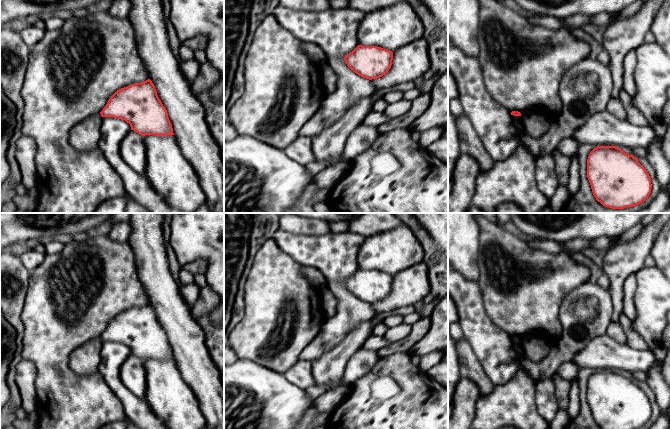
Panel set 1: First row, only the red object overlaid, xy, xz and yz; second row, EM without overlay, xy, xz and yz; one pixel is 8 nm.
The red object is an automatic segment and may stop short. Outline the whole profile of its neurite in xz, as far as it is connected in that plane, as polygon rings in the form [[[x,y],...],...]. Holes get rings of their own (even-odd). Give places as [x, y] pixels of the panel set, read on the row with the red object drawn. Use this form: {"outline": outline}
{"outline": [[[358,45],[344,57],[344,60],[356,74],[372,80],[382,77],[389,71],[393,52],[377,46]]]}

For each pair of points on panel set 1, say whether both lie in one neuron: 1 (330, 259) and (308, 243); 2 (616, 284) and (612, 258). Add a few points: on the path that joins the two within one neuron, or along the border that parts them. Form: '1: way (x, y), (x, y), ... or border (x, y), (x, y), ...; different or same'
1: way (325, 254), (313, 248); same
2: way (616, 278), (616, 264); same

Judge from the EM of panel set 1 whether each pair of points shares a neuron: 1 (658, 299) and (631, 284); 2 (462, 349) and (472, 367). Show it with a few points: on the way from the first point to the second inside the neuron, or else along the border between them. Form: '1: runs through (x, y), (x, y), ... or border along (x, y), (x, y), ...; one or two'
1: border along (633, 274), (636, 280), (633, 298), (636, 311); two
2: runs through (466, 353), (469, 363); one

